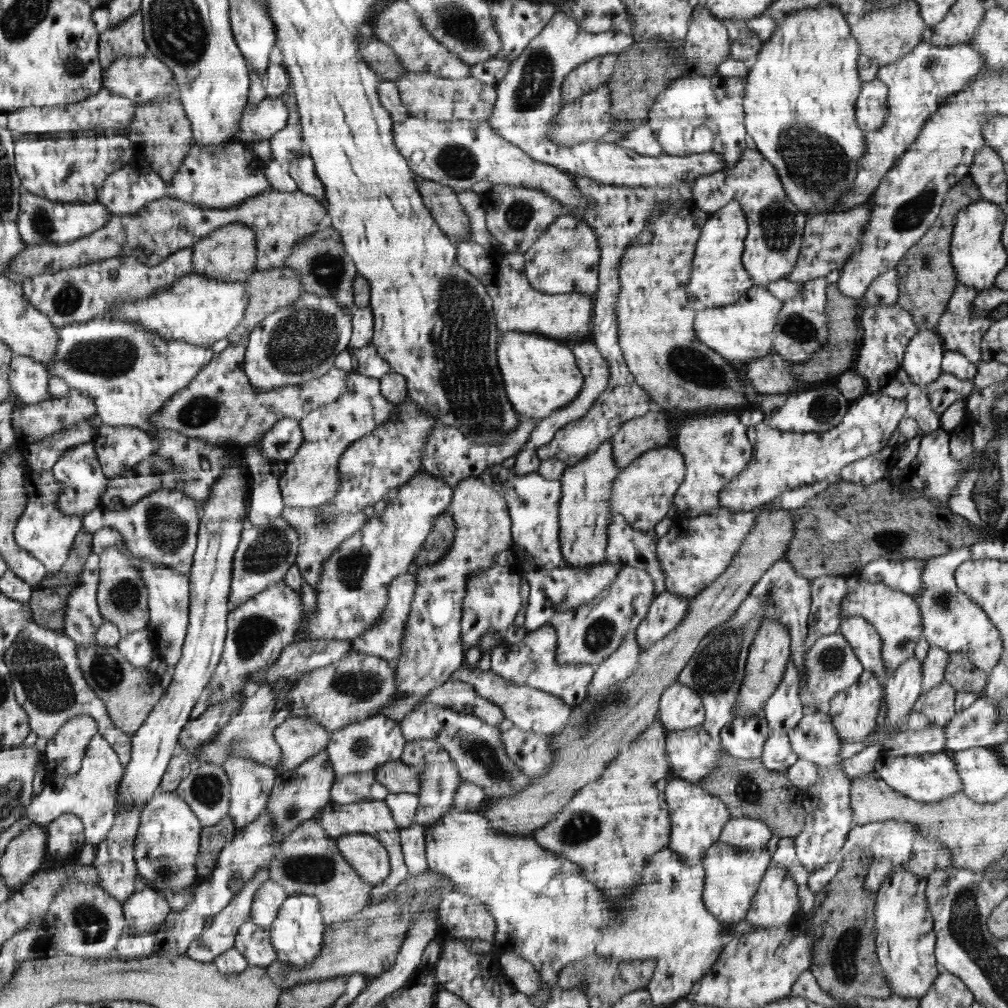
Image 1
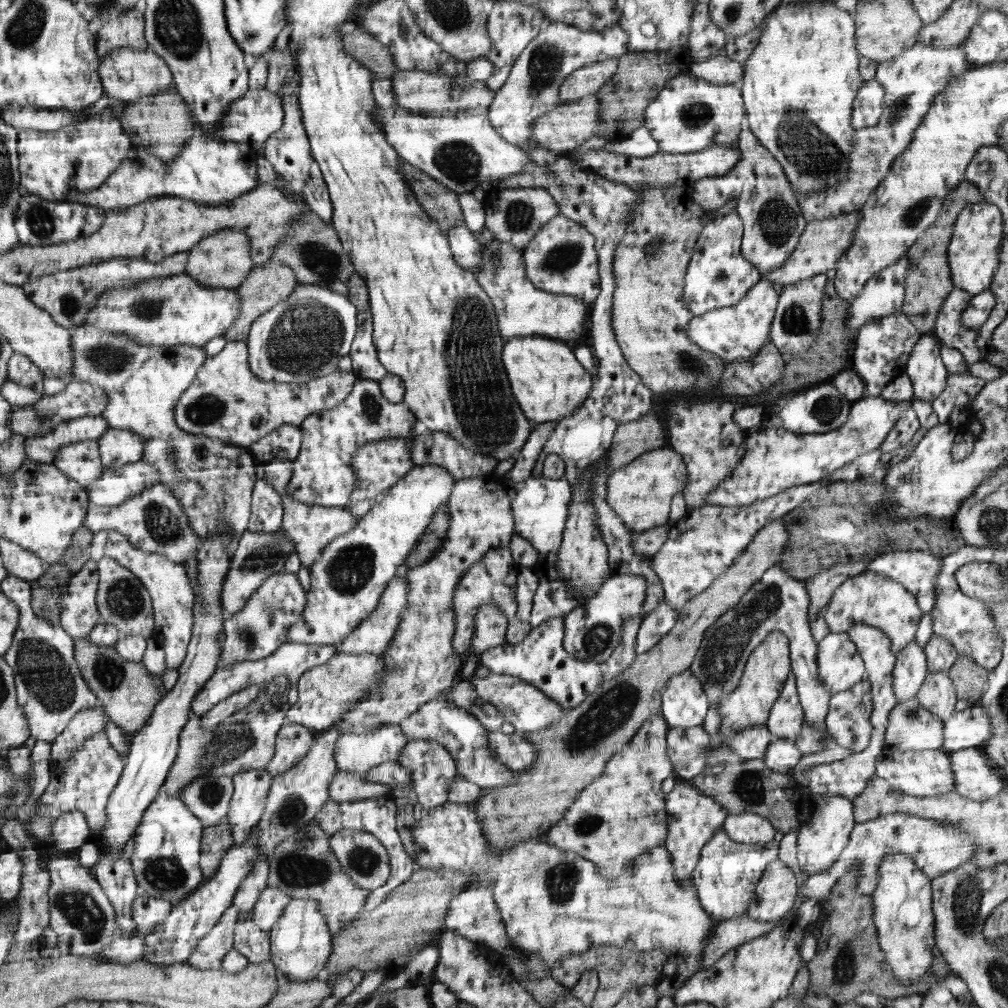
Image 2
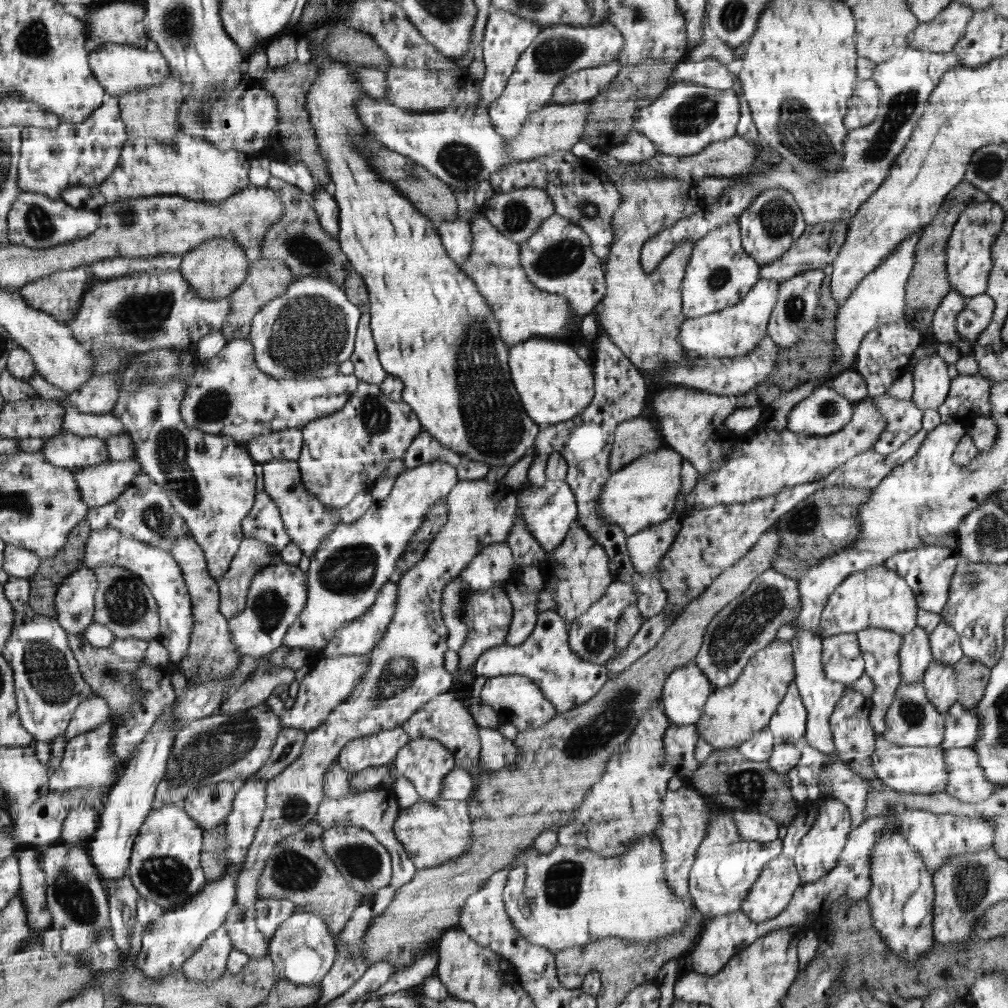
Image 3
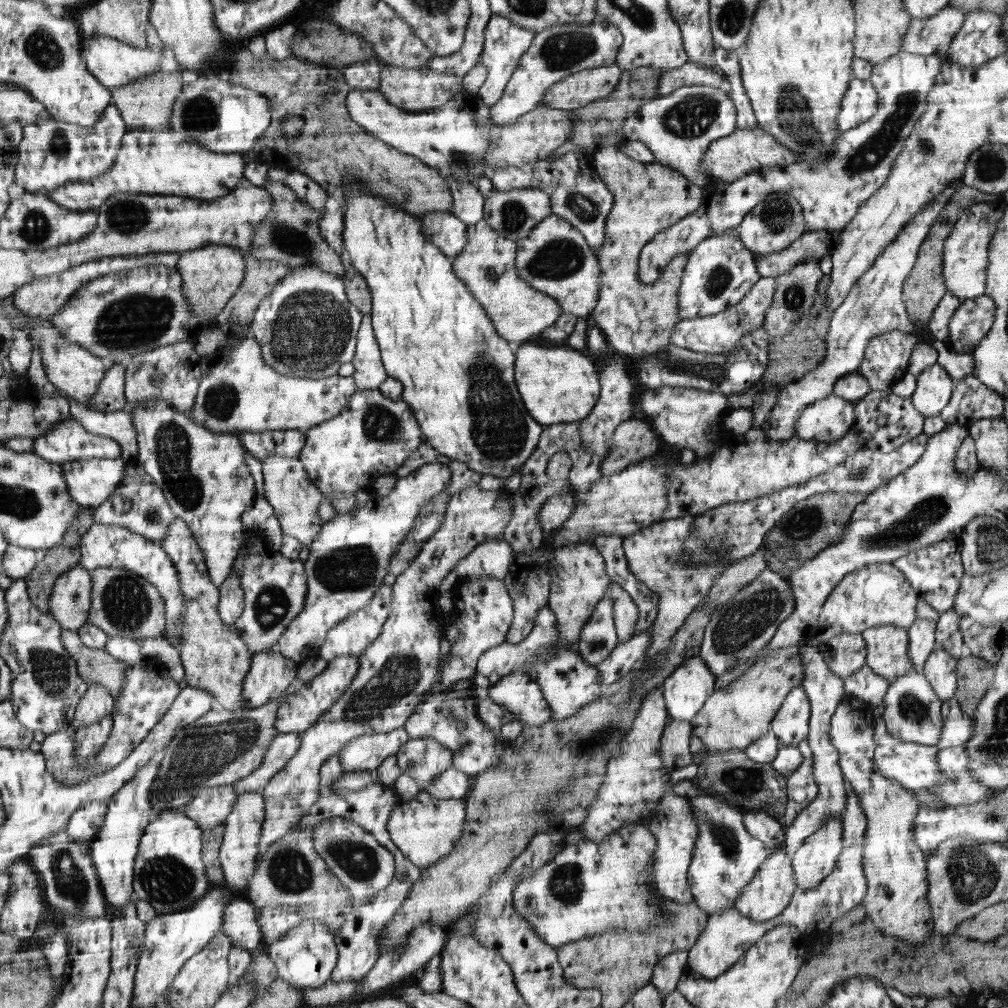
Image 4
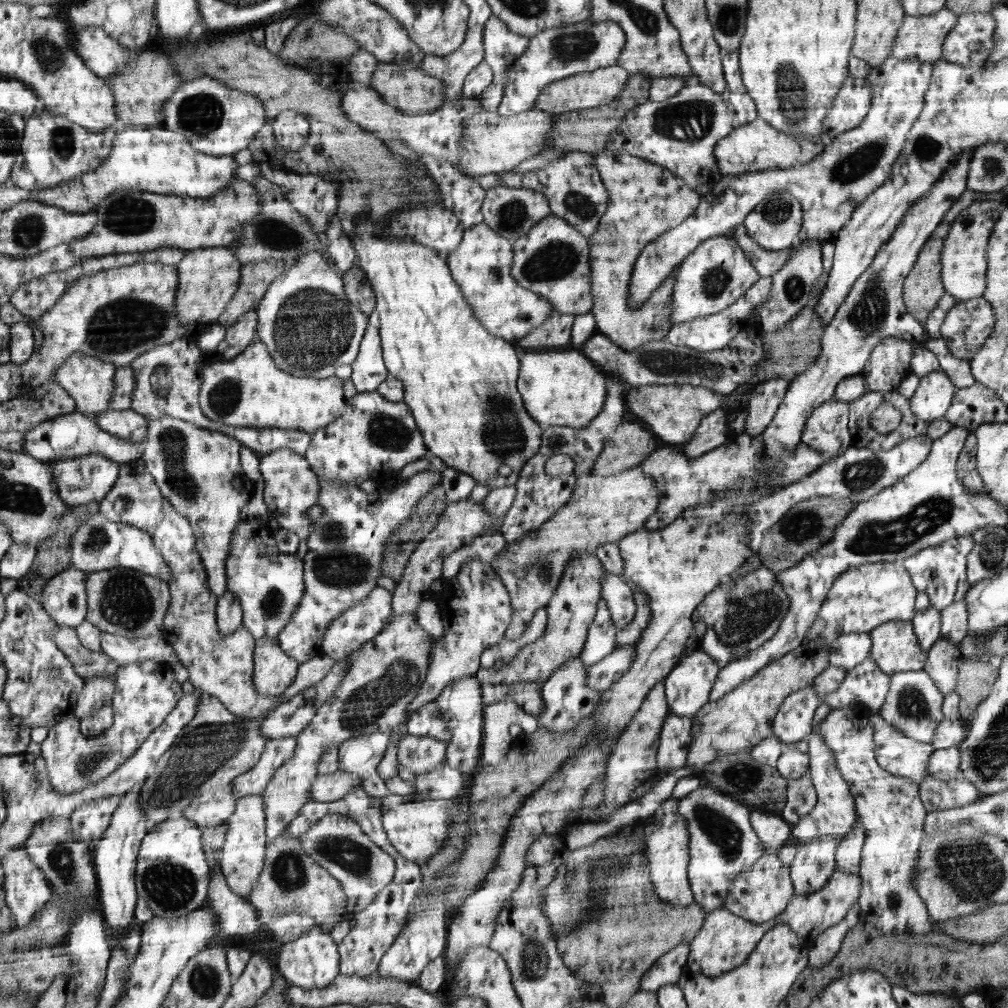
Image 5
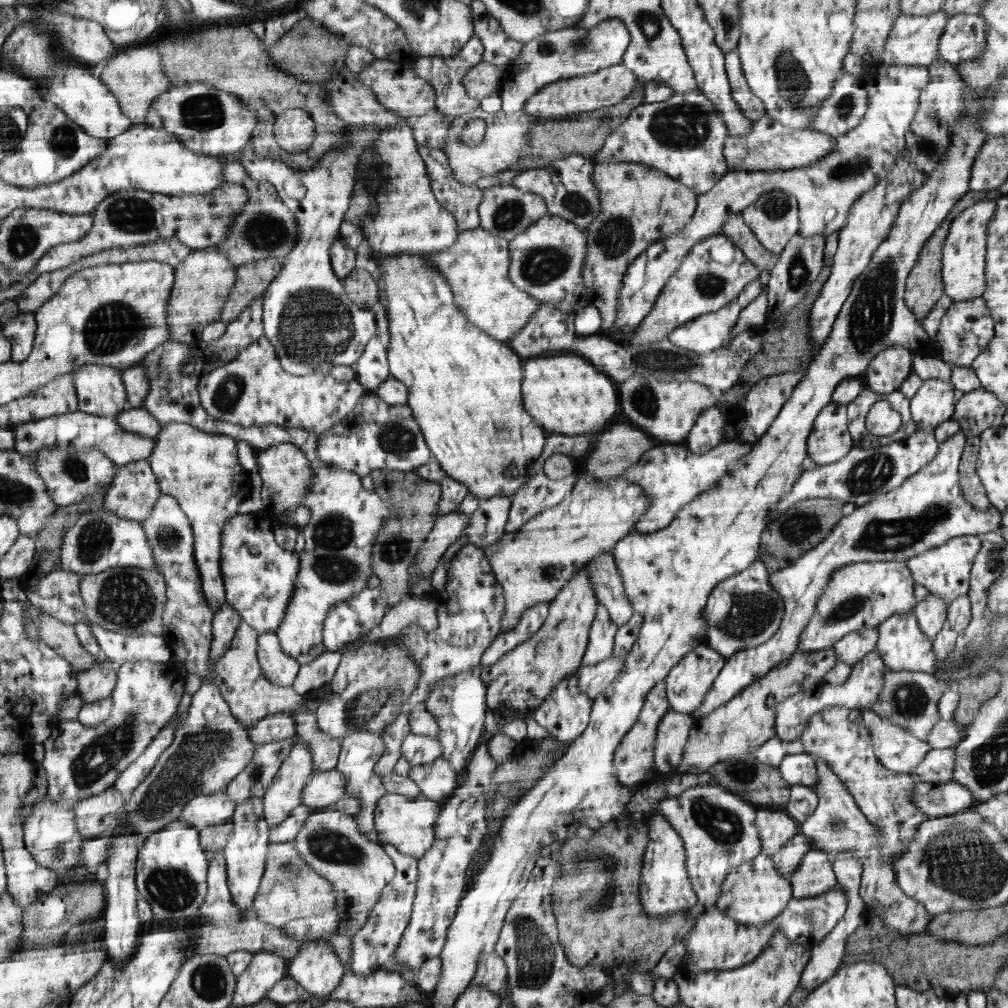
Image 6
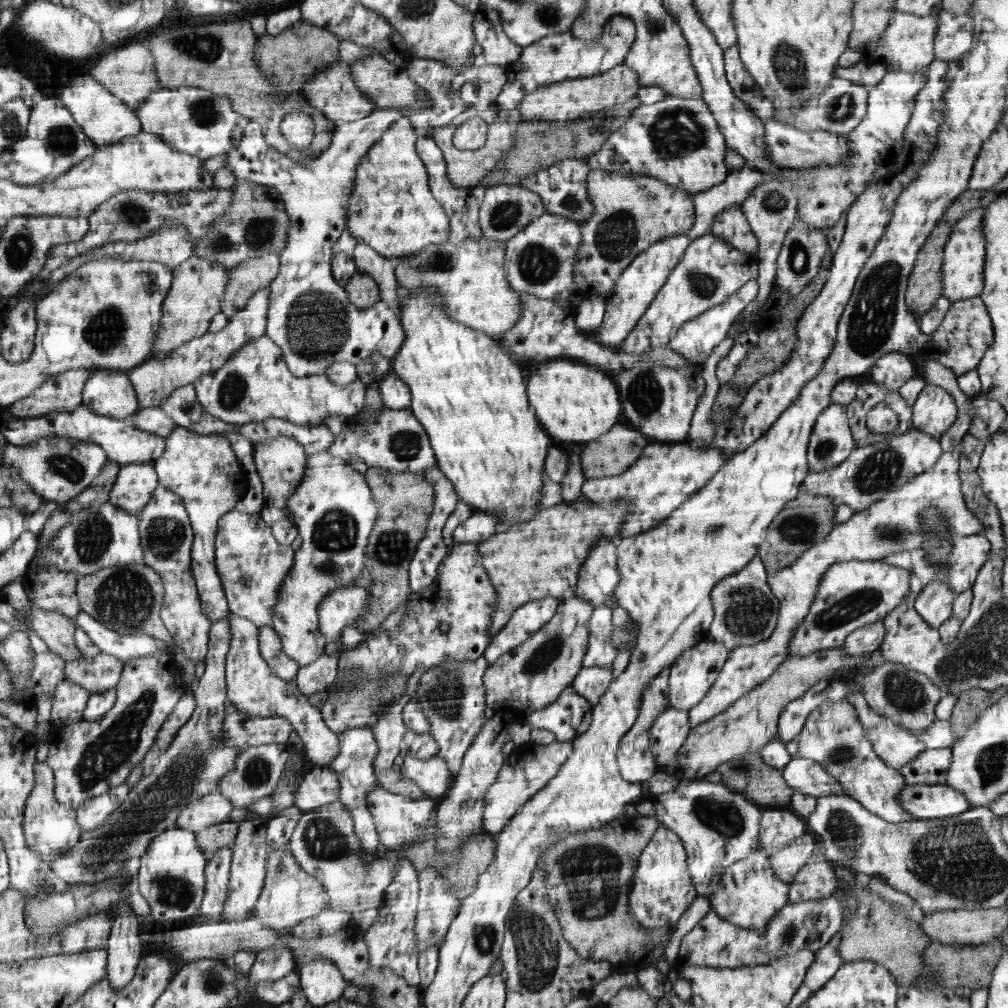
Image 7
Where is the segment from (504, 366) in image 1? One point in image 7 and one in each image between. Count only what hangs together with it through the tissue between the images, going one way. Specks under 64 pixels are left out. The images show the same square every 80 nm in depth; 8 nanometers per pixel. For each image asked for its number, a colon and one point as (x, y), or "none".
2: (550, 384)
3: (555, 384)
4: (559, 385)
5: (564, 388)
6: (566, 394)
7: (576, 404)

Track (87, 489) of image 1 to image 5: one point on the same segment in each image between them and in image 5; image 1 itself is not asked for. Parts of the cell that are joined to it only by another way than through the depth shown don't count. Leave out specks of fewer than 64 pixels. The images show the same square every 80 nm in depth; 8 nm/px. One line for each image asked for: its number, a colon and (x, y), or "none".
2: (81, 462)
3: (67, 450)
4: (67, 441)
5: (74, 435)

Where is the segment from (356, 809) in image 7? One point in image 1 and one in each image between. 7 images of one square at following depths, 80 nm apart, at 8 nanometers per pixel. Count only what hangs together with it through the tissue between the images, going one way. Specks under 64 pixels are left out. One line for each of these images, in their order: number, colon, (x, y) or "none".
1: (366, 745)
2: (355, 752)
3: (377, 750)
4: (364, 753)
5: (361, 755)
6: (360, 751)

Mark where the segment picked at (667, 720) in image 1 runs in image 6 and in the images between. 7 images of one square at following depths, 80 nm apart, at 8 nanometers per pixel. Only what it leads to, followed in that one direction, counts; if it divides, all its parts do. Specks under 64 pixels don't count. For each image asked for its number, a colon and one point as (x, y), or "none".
2: (683, 703)
3: (685, 692)
4: (686, 690)
5: (687, 686)
6: (687, 684)

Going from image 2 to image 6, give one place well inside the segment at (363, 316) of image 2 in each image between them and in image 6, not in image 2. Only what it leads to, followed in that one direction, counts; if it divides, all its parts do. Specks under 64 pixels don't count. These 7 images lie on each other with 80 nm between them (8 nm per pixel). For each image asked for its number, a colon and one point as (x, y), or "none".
3: (368, 368)
4: (369, 373)
5: (369, 371)
6: (372, 369)

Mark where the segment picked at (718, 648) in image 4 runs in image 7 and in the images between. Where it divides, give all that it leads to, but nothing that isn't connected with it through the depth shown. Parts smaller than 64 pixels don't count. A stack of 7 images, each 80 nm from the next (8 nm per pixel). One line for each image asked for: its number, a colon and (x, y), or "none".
5: (740, 615)
6: (745, 610)
7: (746, 610)

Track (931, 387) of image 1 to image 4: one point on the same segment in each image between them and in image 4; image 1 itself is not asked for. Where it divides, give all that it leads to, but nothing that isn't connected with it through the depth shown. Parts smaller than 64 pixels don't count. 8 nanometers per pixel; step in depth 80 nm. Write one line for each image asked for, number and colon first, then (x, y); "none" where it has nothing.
2: (960, 390)
3: (968, 398)
4: (971, 399)

